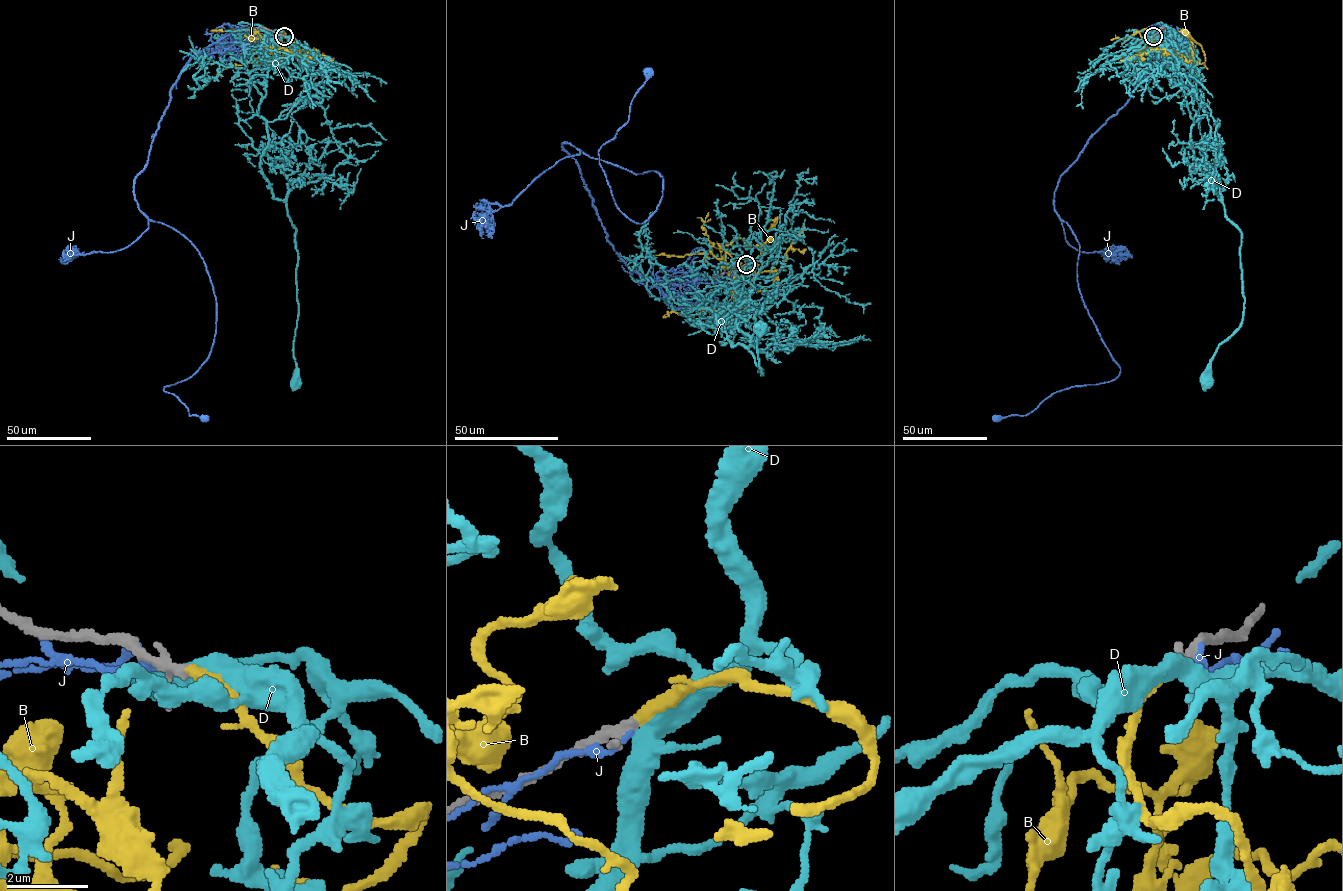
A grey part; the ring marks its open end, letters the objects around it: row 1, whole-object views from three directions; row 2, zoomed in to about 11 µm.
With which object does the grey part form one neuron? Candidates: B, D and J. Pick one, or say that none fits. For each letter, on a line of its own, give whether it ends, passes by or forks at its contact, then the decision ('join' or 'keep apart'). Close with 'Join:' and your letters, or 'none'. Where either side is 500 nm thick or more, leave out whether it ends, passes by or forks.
B: it ends there; join
D: it forks there; keep apart
J: it ends there; keep apart
Join: B

